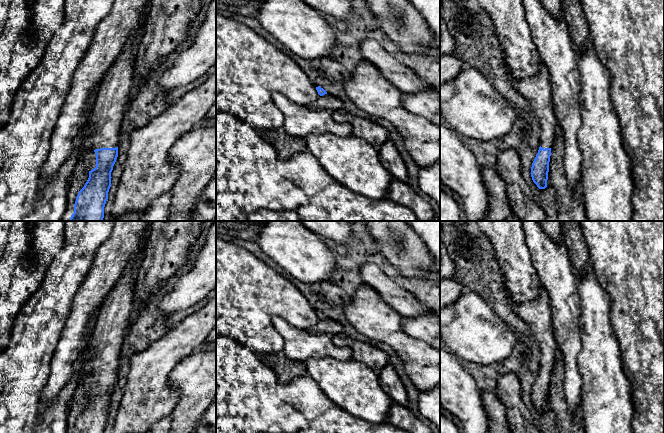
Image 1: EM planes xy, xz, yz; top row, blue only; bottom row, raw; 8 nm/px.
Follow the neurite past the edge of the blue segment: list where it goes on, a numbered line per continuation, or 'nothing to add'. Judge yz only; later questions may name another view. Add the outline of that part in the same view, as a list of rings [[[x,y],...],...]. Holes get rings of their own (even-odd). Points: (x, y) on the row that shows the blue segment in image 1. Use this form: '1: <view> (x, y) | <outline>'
1: yz (536, 90) | [[[540,63],[538,74],[523,79],[514,79],[509,76],[513,87],[529,102],[536,116],[540,131],[539,142],[542,148],[552,148],[554,144],[557,120],[555,117],[549,72],[546,66]]]

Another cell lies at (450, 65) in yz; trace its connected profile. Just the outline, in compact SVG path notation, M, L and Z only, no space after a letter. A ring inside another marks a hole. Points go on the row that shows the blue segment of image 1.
M457 53L440 55L440 86L454 79L465 62Z

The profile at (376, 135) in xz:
M348 116L347 122L352 127L352 135L373 147L379 148L389 140L388 130L375 122L361 117Z

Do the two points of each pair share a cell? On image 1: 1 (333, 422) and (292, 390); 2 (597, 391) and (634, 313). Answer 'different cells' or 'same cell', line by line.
1: same cell
2: different cells

